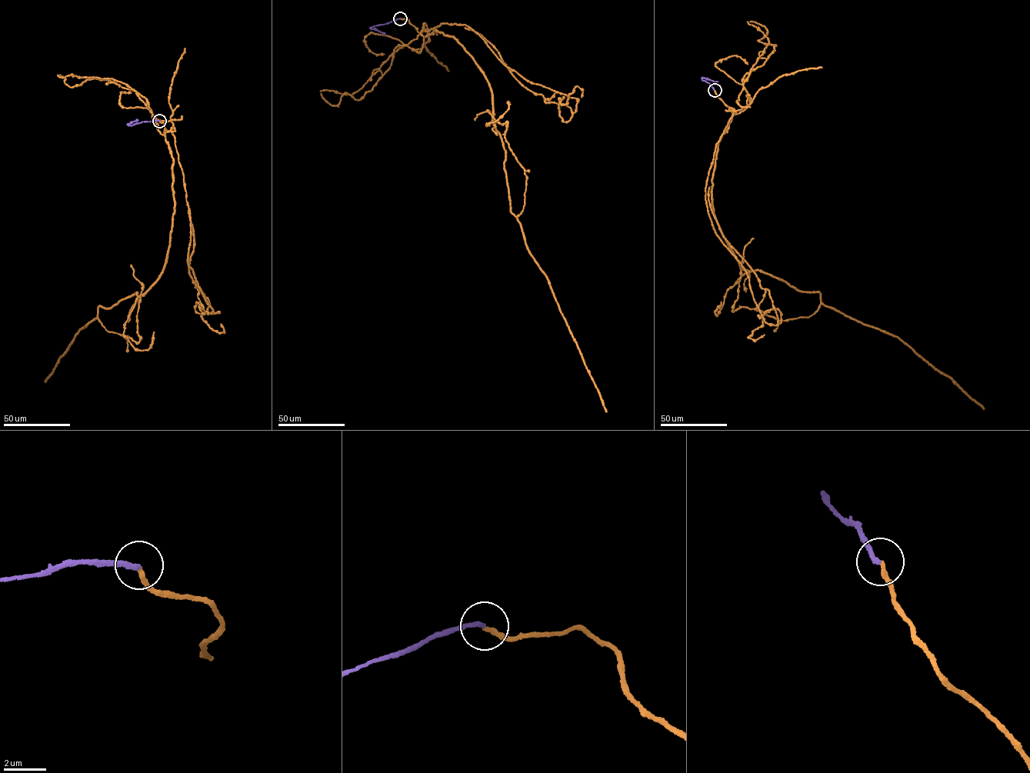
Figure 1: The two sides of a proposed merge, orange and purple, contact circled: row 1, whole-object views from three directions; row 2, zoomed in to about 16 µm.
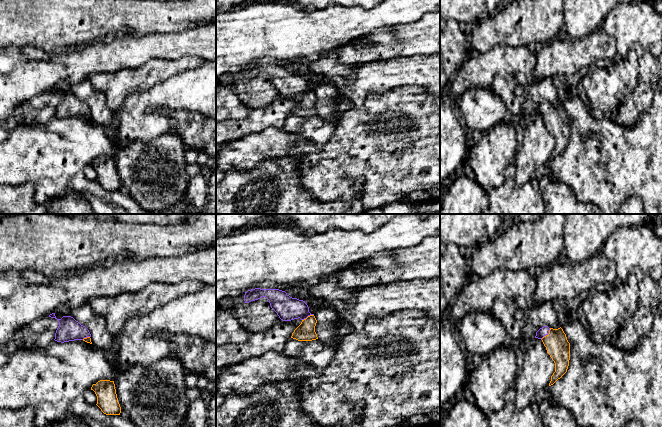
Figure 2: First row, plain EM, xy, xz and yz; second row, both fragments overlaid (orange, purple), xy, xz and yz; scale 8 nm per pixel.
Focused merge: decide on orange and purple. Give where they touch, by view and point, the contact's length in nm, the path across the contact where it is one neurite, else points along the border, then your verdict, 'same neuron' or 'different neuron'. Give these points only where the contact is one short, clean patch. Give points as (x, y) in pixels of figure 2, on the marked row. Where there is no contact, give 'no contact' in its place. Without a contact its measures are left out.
contact yz (548, 334); length 120 nm; way yz (556, 343), (548, 334), (543, 331); same neuron

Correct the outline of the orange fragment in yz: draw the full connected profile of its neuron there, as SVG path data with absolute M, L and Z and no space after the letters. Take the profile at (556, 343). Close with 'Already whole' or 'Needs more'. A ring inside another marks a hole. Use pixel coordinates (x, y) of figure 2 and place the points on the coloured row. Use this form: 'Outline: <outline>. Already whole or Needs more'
Outline: M544 326L536 332L535 338L542 340L547 353L555 363L555 372L549 383L551 386L567 372L570 360L570 343L561 327L553 329Z. Needs more

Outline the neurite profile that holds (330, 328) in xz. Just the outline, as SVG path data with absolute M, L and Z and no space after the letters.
M321 308L314 312L317 320L315 332L318 340L338 346L342 338L354 332L354 328L332 308Z

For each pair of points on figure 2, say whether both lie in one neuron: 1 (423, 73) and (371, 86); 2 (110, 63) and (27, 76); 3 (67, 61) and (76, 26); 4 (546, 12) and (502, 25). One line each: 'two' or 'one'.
1: one
2: one
3: two
4: one

